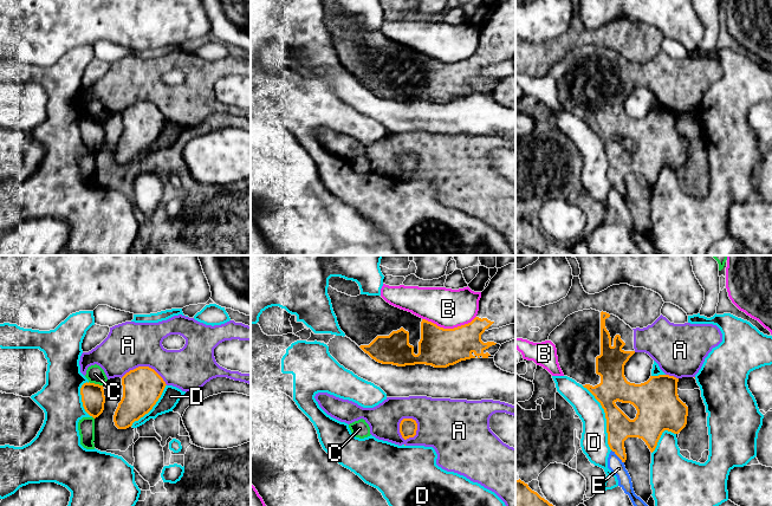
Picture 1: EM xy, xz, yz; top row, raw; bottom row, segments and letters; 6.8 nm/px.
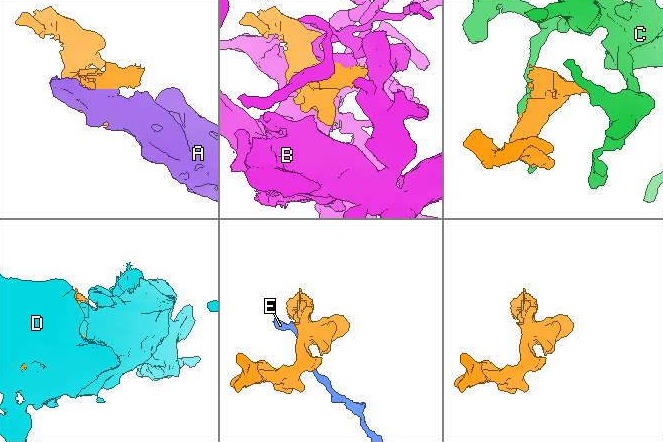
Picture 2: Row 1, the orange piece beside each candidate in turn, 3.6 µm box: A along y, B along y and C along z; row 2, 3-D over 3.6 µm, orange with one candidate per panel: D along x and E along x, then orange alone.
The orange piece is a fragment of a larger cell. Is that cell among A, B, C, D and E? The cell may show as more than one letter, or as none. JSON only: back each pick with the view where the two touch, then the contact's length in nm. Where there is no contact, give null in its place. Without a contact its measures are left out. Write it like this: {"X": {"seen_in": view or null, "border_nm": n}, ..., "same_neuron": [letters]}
{"A": {"seen_in": "xz", "border_nm": 170}, "same_neuron": ["A"]}

